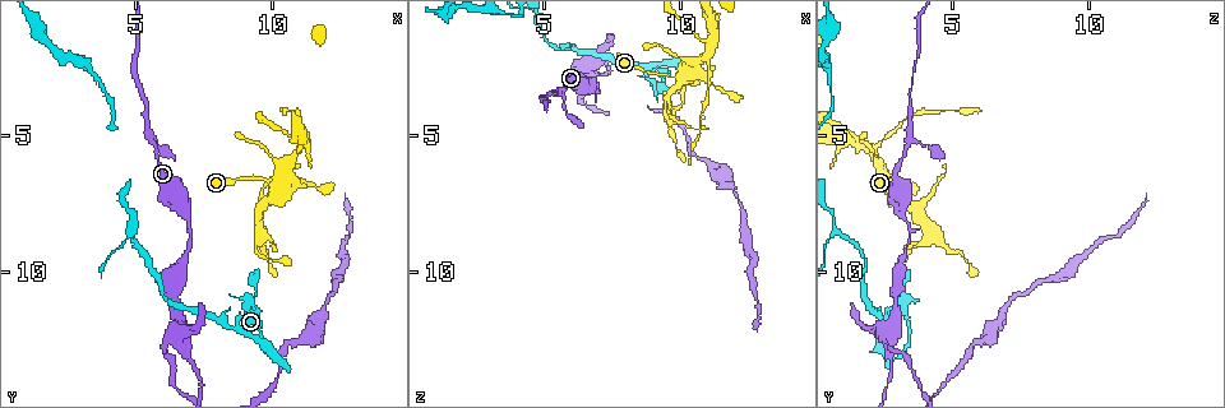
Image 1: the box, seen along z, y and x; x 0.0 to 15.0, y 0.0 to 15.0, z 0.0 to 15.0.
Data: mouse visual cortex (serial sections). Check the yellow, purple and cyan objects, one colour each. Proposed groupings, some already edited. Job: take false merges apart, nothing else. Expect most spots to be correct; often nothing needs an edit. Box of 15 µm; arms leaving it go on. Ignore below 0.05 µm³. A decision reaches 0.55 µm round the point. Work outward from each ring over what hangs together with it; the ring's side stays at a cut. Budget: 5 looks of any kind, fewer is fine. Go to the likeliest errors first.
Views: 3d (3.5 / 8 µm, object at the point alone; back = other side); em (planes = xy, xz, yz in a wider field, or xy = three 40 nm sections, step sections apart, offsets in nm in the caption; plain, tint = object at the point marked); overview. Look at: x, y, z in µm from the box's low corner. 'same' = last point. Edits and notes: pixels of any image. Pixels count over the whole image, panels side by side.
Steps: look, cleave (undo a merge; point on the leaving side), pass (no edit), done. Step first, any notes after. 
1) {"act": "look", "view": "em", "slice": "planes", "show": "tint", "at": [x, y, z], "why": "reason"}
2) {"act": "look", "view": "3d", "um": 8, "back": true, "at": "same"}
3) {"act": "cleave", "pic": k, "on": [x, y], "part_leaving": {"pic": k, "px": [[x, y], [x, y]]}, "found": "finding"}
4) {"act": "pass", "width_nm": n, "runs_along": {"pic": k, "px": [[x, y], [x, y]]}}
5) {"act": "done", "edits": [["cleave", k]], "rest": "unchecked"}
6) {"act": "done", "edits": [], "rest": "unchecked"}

{"act": "look", "view": "3d", "um": 3.5, "at": [9.4, 10.7, 3.0], "why": "sharp bend"}

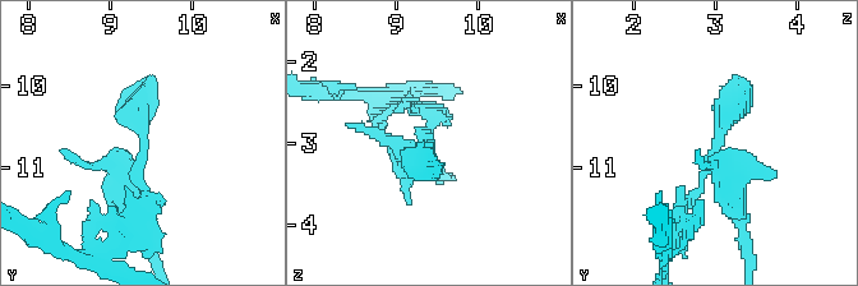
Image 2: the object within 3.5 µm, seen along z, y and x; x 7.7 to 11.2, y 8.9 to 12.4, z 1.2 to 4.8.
{"act": "look", "view": "em", "slice": "xy", "step": 1, "show": "tint", "at": [9.45, 10.75, 2.95], "why": "need the tissue"}

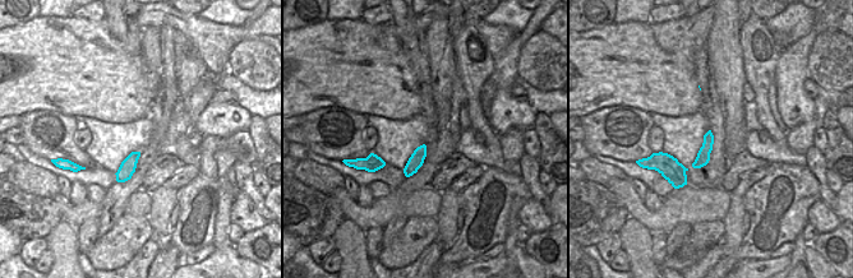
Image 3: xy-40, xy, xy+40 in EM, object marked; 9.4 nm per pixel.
{"act": "look", "view": "em", "slice": "xy", "step": 3, "show": "tint", "at": "same", "why": "another direction"}

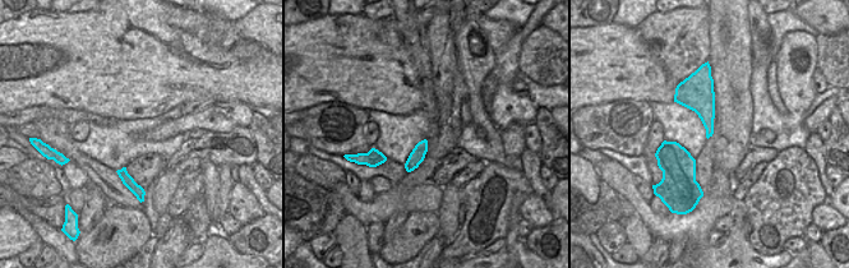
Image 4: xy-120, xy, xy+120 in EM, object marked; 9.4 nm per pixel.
{"act": "pass", "runs_along": {"pic": 2, "px": [[677, 216], [739, 102], [736, 74]]}, "found": "one cell here"}

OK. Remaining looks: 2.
{"act": "look", "view": "em", "slice": "xy", "step": 5, "show": "tint", "at": [11.0, 5.2, 1.6], "why": "three arms meet"}

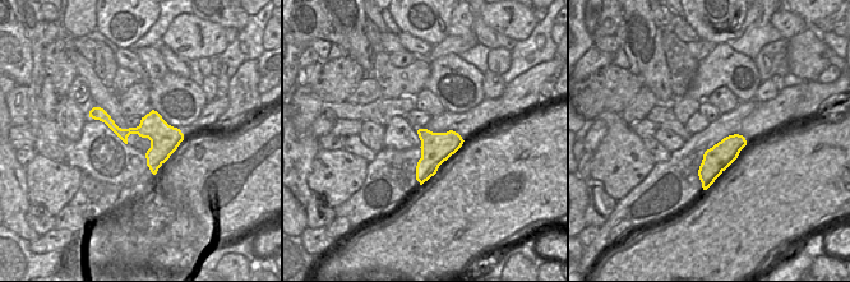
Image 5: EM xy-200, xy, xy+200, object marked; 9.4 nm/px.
{"act": "look", "view": "3d", "um": 3.5, "at": "same", "why": "wider look"}

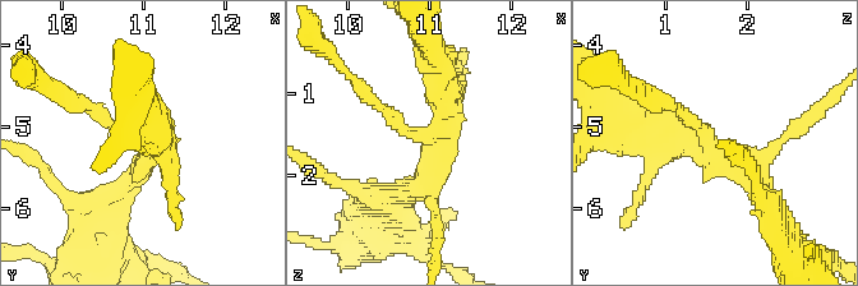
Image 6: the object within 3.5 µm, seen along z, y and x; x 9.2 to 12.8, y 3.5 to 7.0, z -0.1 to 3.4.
{"act": "pass", "arms": 3, "runs_along": {"pic": 5, "px": [[95, 115], [119, 132], [180, 137]]}, "found": "one cell here"}

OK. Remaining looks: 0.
{"act": "done", "edits": [], "rest": "unchecked"}

